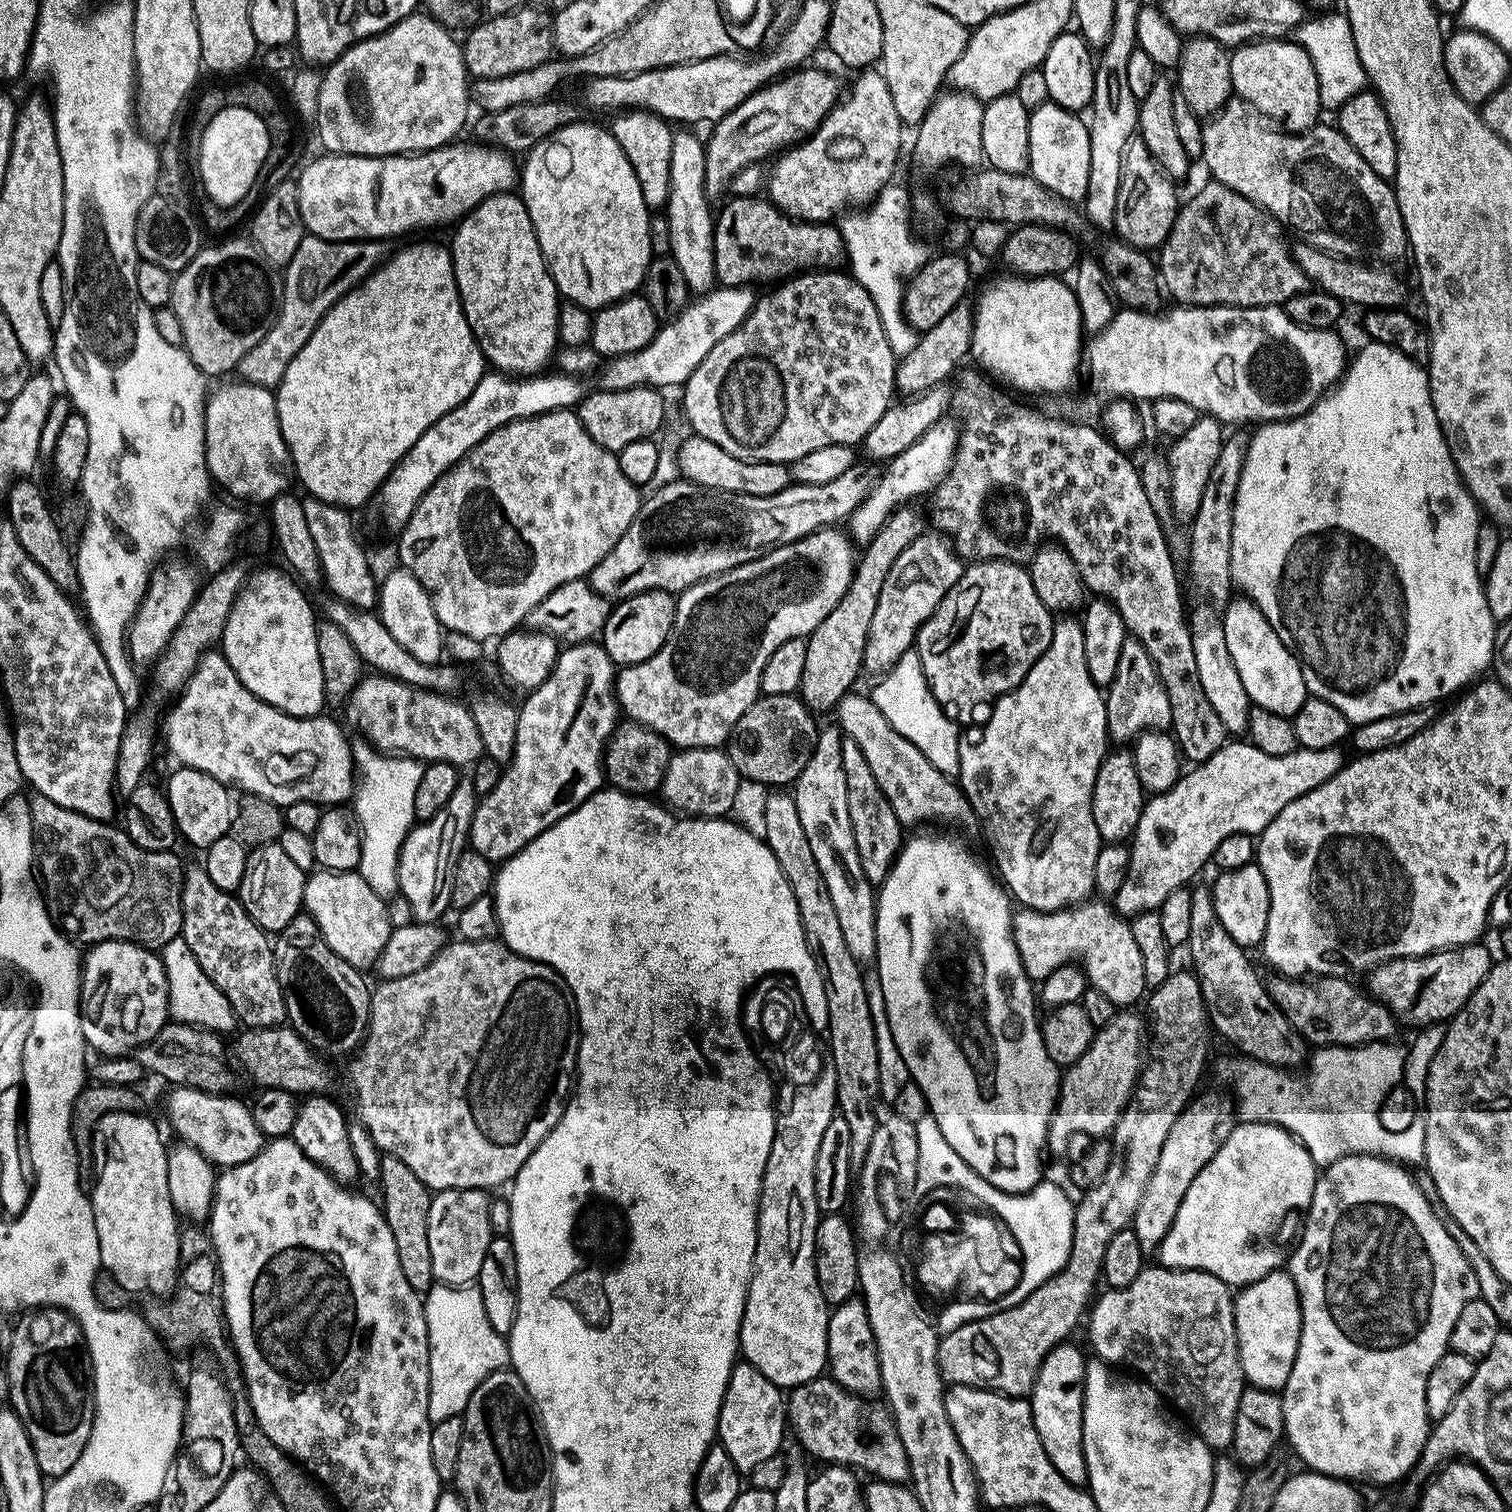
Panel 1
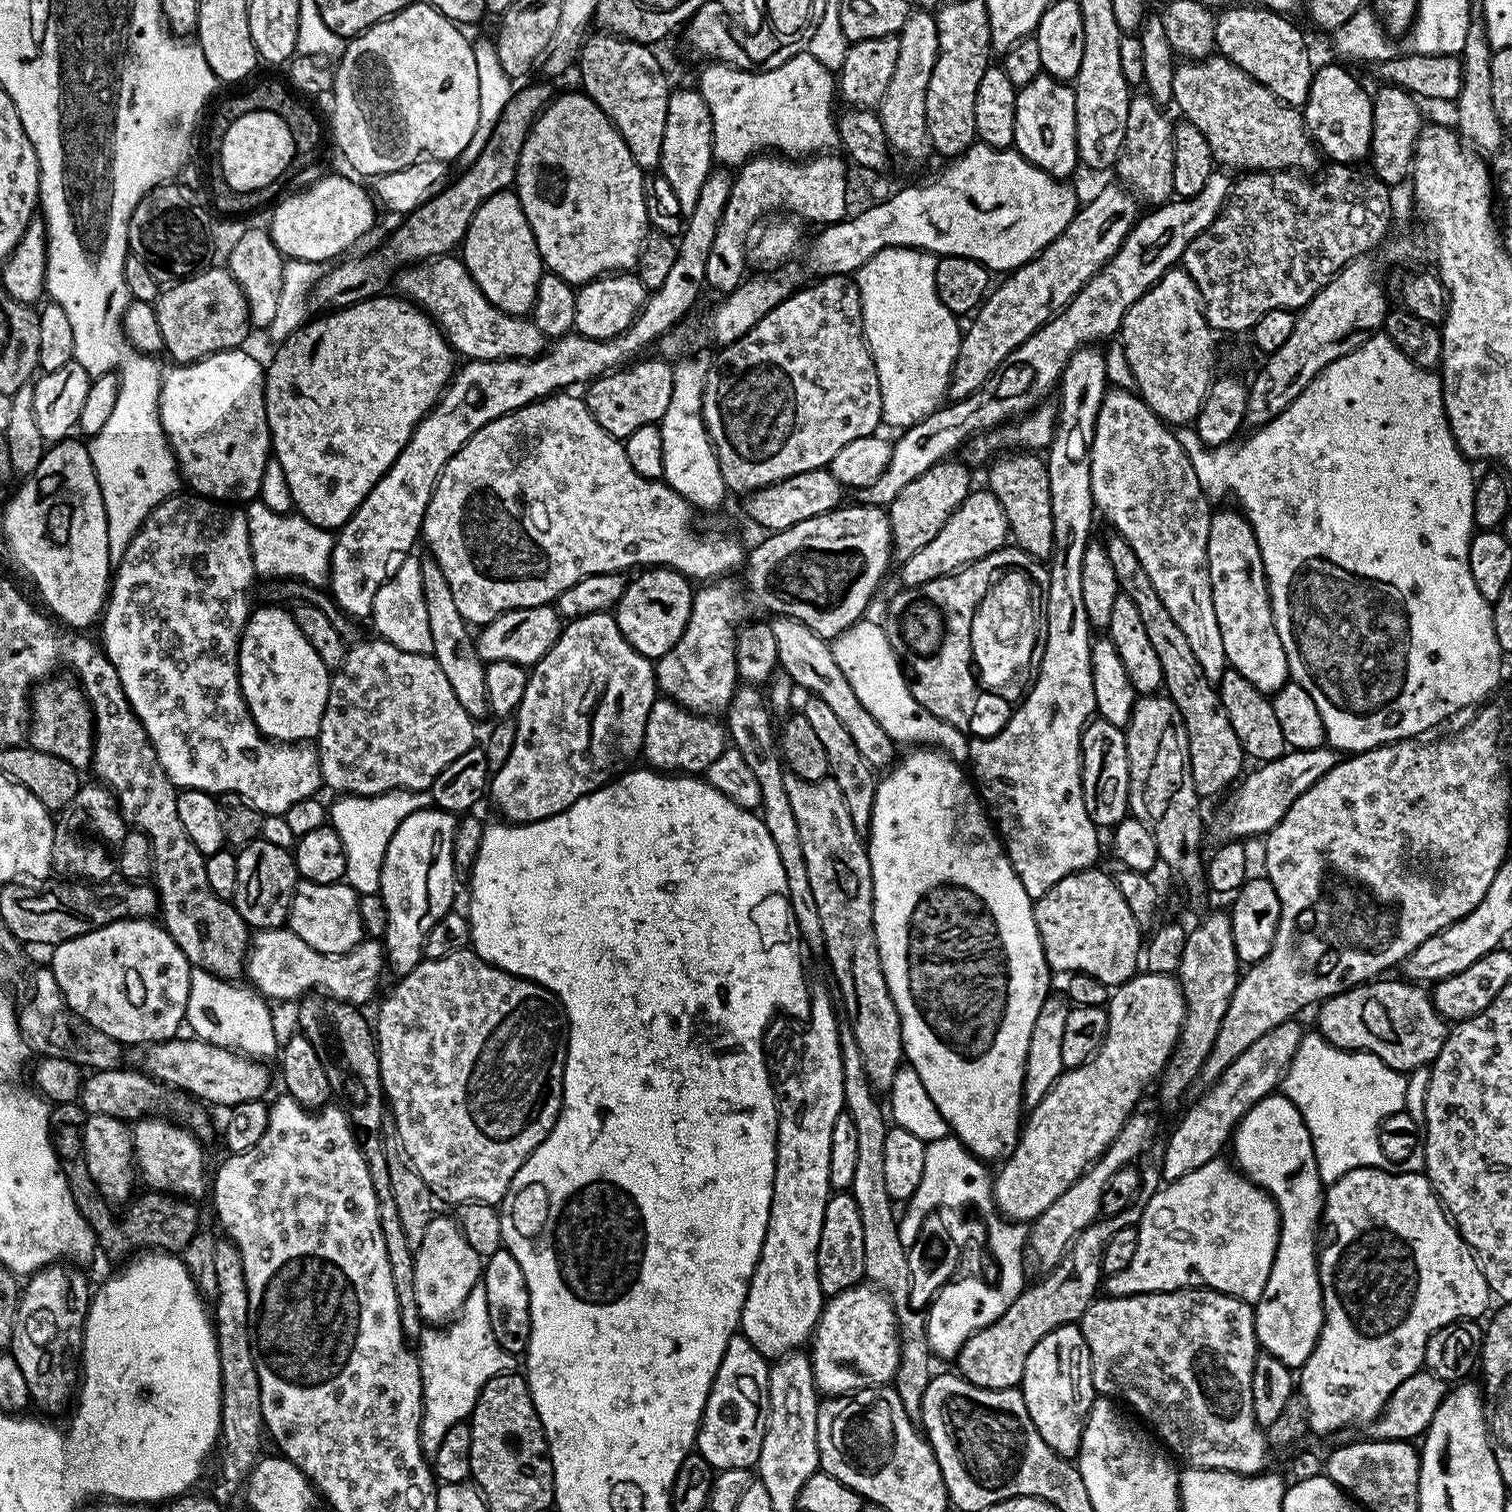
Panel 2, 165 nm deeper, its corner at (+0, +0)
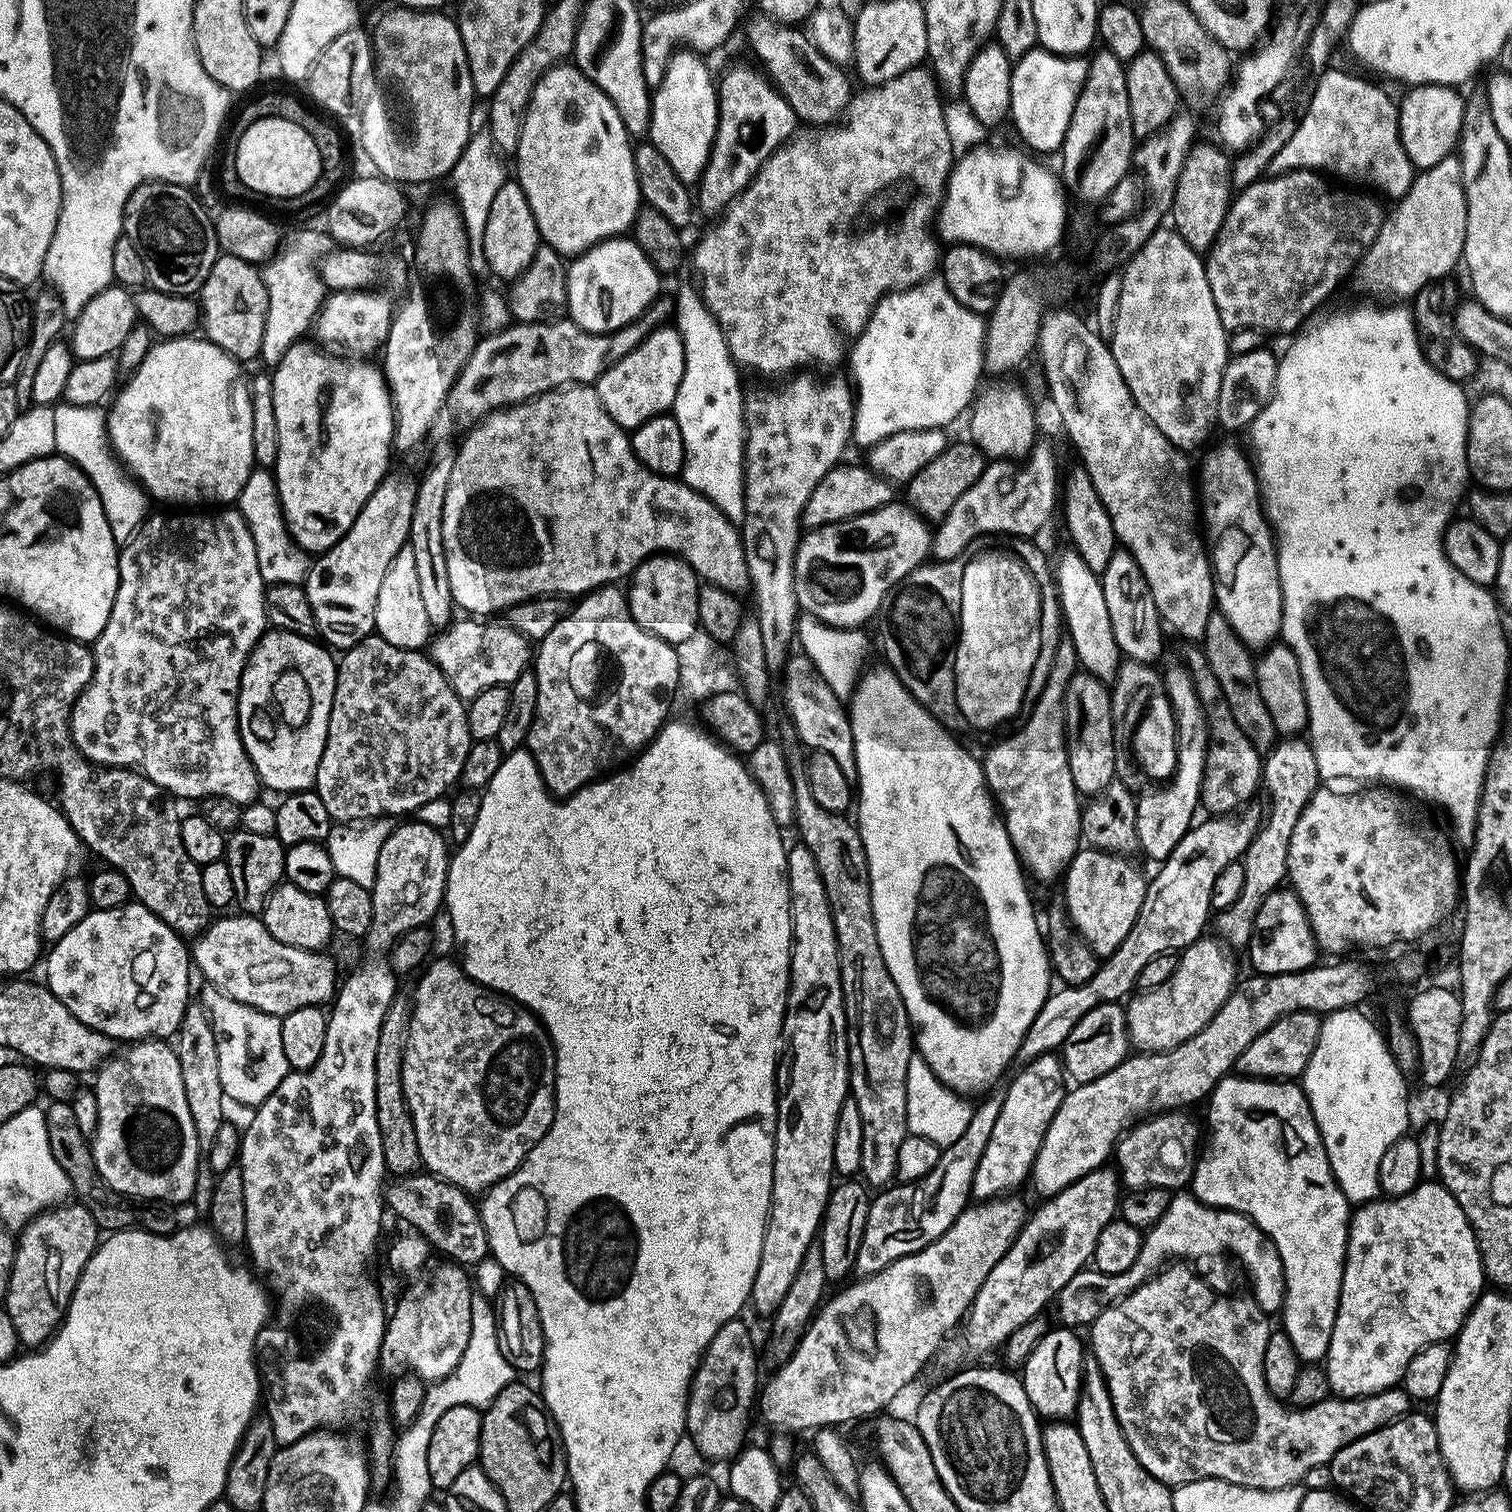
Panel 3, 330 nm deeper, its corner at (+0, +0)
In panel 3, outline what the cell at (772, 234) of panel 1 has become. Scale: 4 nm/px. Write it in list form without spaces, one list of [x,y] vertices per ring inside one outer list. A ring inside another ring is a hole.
[[[740,64],[730,69],[721,80],[719,77],[720,117],[716,137],[706,162],[706,170],[700,175],[694,192],[699,215],[701,212],[704,216],[719,217],[734,197],[748,188],[749,182],[772,153],[797,131],[796,115],[784,95],[757,72]]]

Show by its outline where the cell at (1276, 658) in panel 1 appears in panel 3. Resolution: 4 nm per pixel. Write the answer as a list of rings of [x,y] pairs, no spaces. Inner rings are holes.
[[[1220,444],[1217,448],[1211,448],[1203,453],[1204,461],[1198,464],[1198,500],[1202,505],[1206,544],[1210,549],[1214,604],[1226,618],[1226,622],[1234,626],[1234,634],[1242,638],[1247,648],[1263,650],[1281,635],[1280,623],[1284,613],[1272,525],[1264,514],[1260,498],[1260,481],[1256,479],[1256,470],[1249,453],[1245,449],[1243,452],[1236,444]]]

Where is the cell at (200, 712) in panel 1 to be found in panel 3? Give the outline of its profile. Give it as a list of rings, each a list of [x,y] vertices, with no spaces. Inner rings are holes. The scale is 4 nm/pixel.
[[[192,510],[189,516],[155,516],[155,514],[149,515],[145,519],[144,523],[140,525],[135,536],[123,545],[119,549],[120,554],[120,585],[116,591],[116,597],[114,598],[114,606],[110,610],[110,618],[106,622],[106,630],[102,630],[102,634],[94,641],[94,651],[92,657],[94,658],[94,674],[90,678],[90,682],[84,688],[84,693],[78,697],[76,703],[72,705],[72,722],[70,725],[70,735],[72,737],[72,743],[76,745],[77,750],[80,751],[80,755],[85,760],[97,765],[97,766],[115,766],[118,768],[132,768],[135,766],[137,769],[143,771],[144,775],[153,780],[158,787],[163,788],[165,792],[171,794],[173,797],[181,798],[185,796],[188,800],[193,802],[199,801],[206,796],[225,796],[230,798],[238,805],[245,805],[252,803],[261,795],[262,785],[260,779],[256,777],[256,771],[254,766],[250,762],[250,758],[246,754],[244,749],[244,743],[240,737],[240,723],[236,720],[236,702],[240,699],[240,679],[244,673],[244,667],[248,661],[248,655],[254,650],[254,646],[259,642],[261,636],[266,631],[266,625],[268,624],[268,613],[264,607],[264,594],[266,591],[266,585],[262,574],[258,570],[258,554],[254,554],[254,538],[250,538],[250,530],[246,526],[246,522],[240,517],[239,511],[236,510],[216,510],[213,516],[203,516],[203,511]]]

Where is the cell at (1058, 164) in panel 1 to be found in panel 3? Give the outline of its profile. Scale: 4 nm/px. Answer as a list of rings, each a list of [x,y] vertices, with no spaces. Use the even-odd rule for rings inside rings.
[[[1039,46],[1013,63],[1010,120],[1011,123],[1016,123],[1017,134],[1029,144],[1027,147],[1033,153],[1059,153],[1063,149],[1066,130],[1070,126],[1070,118],[1074,114],[1074,106],[1086,82],[1087,73],[1088,60],[1083,55],[1060,56],[1057,52],[1047,52]]]

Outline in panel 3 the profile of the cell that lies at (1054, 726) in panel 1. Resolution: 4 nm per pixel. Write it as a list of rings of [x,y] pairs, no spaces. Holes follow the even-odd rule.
[[[1067,638],[1061,639],[1054,654],[1053,665],[1050,666],[1049,676],[1046,678],[1046,686],[1031,711],[1027,713],[1028,721],[1009,740],[998,741],[985,756],[982,756],[984,780],[988,783],[988,790],[1002,813],[1004,828],[1008,831],[1016,857],[1020,859],[1021,865],[1033,881],[1034,879],[1057,881],[1082,844],[1080,839],[1082,800],[1074,786],[1074,778],[1070,778],[1068,742],[1064,739],[1064,695],[1066,686],[1076,671],[1078,665],[1072,641]]]

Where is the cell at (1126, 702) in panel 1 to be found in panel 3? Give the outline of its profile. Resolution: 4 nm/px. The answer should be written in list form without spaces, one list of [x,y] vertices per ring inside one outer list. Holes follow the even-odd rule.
[[[1117,550],[1110,558],[1110,566],[1100,576],[1102,594],[1106,594],[1106,611],[1114,629],[1114,642],[1118,642],[1121,657],[1136,660],[1139,664],[1155,665],[1164,652],[1164,636],[1160,633],[1160,611],[1154,606],[1154,594],[1146,582],[1146,574],[1134,562],[1127,550]]]

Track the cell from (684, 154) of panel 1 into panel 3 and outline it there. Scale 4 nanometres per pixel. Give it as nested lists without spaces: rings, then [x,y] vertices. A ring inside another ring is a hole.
[[[691,50],[673,51],[666,74],[652,92],[647,139],[670,162],[674,174],[689,186],[706,170],[720,117],[720,98],[712,72],[703,55]]]

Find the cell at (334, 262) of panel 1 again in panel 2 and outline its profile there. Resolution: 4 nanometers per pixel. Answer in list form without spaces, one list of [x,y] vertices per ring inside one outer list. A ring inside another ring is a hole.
[[[528,84],[525,88],[517,87],[512,97],[502,110],[501,117],[494,124],[490,139],[482,149],[482,154],[457,181],[449,183],[444,191],[439,192],[426,206],[407,213],[404,220],[395,229],[391,229],[387,240],[379,249],[367,256],[356,254],[353,260],[341,259],[333,263],[332,268],[323,273],[314,285],[314,299],[324,310],[348,308],[363,300],[381,295],[385,291],[383,280],[391,277],[405,266],[420,263],[421,260],[433,260],[435,256],[446,256],[452,248],[463,241],[466,230],[482,202],[494,194],[511,189],[516,182],[516,171],[520,165],[520,151],[526,142],[536,117],[548,107],[554,91],[548,84]]]

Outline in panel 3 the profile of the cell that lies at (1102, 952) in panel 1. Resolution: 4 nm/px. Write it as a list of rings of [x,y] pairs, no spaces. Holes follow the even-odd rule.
[[[1084,846],[1068,863],[1062,876],[1064,908],[1076,928],[1076,933],[1088,943],[1090,950],[1094,950],[1098,957],[1114,954],[1114,950],[1122,946],[1126,934],[1130,934],[1138,918],[1138,910],[1142,910],[1146,876],[1132,863],[1131,859]]]

